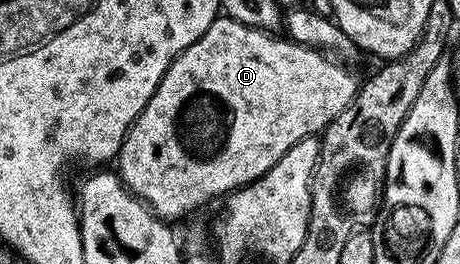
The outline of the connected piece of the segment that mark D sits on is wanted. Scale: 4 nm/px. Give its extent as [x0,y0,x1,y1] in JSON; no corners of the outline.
[115,18,359,222]

